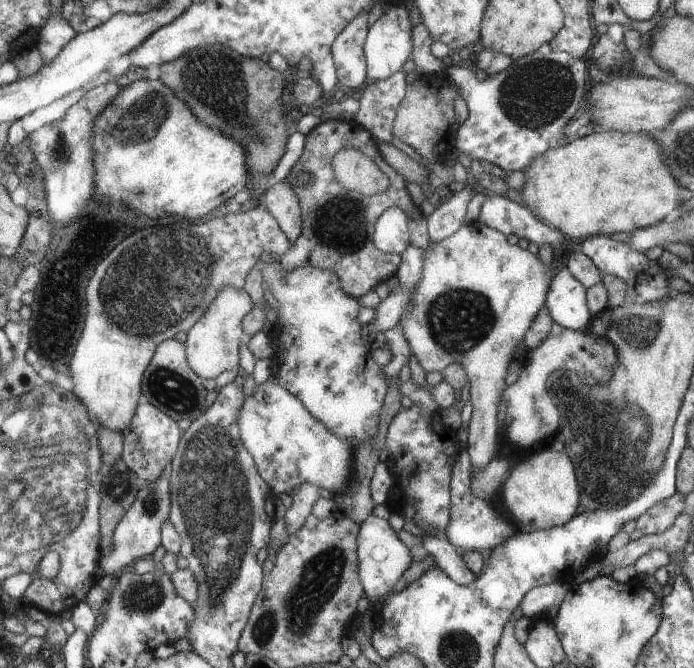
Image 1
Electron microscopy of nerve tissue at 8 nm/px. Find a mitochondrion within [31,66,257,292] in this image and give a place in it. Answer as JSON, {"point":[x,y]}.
{"point":[143,120]}

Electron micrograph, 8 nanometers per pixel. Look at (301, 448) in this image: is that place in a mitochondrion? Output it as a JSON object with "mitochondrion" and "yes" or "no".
{"mitochondrion":"no"}

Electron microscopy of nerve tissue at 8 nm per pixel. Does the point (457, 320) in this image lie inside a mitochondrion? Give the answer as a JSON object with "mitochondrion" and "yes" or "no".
{"mitochondrion":"yes"}

